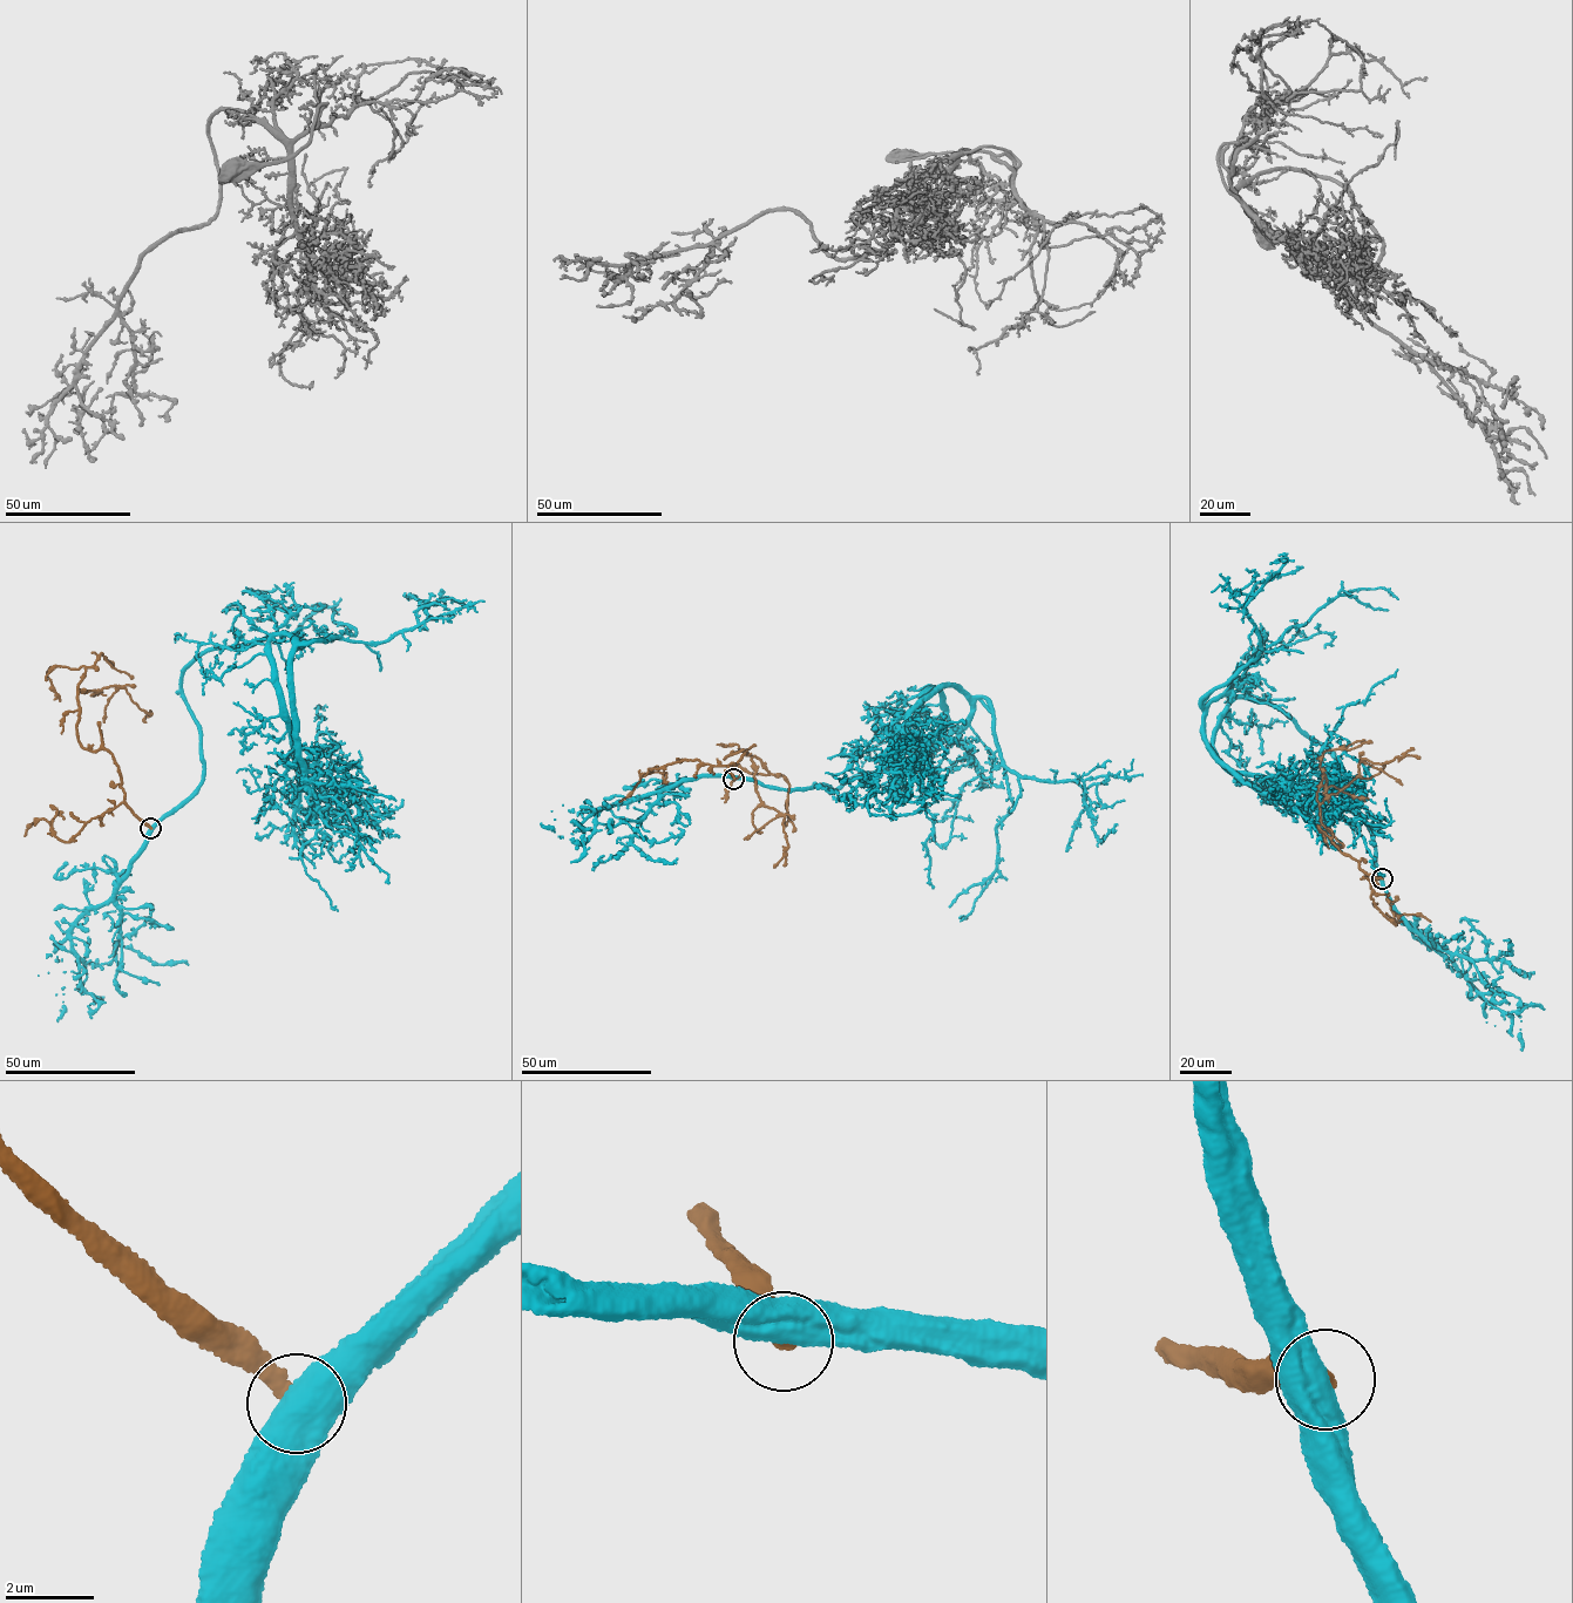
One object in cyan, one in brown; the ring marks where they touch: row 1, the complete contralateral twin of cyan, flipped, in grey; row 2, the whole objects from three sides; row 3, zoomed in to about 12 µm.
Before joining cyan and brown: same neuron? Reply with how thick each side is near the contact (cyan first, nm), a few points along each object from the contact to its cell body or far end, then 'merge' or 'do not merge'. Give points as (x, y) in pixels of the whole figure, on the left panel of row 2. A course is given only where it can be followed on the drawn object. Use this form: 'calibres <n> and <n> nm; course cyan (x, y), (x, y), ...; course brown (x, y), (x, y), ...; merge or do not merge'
calibres 750 and 400 nm; course cyan (150, 828), (202, 780), (187, 667), (285, 632), (318, 805), (302, 860), (336, 905); course brown (150, 828), (124, 801), (113, 755), (82, 746), (78, 693), (124, 687), (151, 713), (146, 722); do not merge

